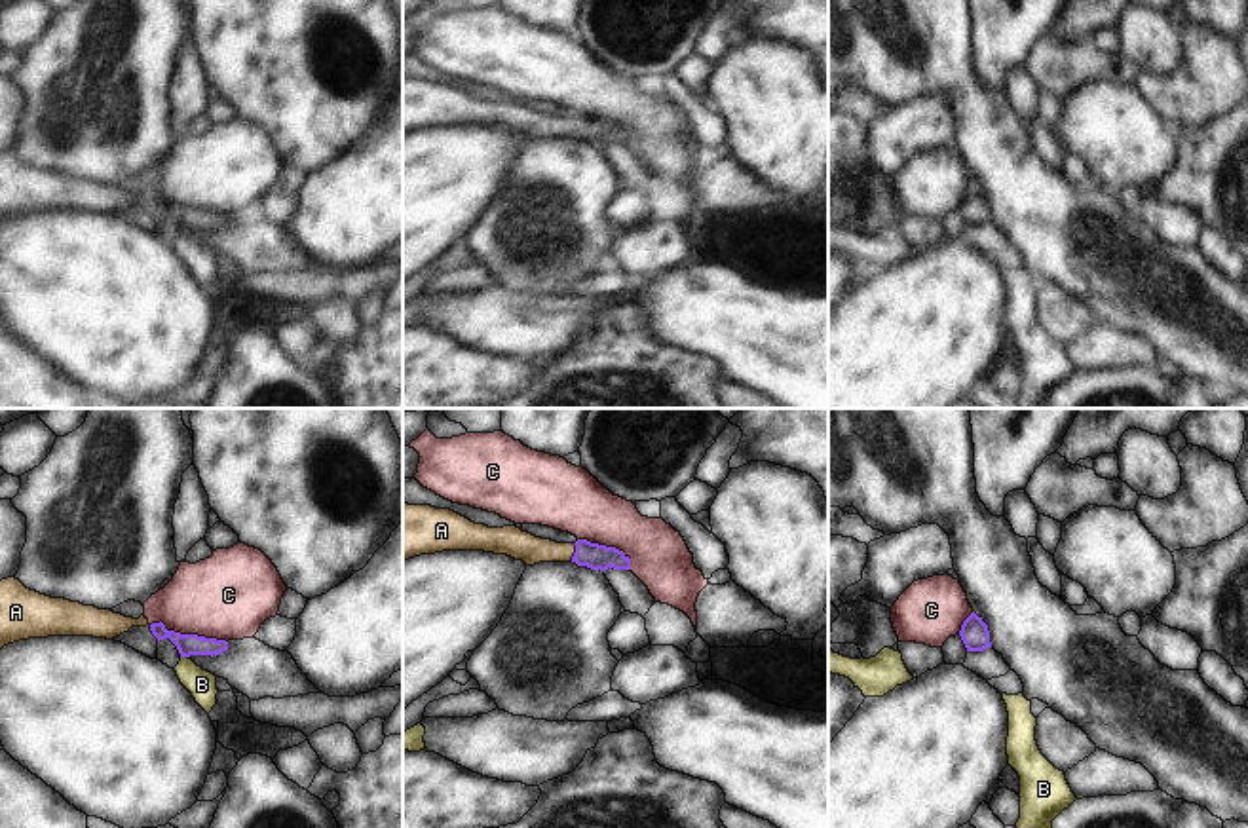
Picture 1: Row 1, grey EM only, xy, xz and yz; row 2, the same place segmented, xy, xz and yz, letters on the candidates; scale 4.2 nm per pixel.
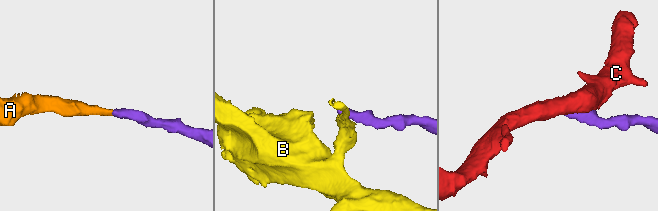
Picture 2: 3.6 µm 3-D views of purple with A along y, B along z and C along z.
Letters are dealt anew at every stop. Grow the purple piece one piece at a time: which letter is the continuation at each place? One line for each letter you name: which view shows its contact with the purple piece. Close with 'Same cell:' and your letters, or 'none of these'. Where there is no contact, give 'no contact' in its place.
A: contact in xz
Same cell: A

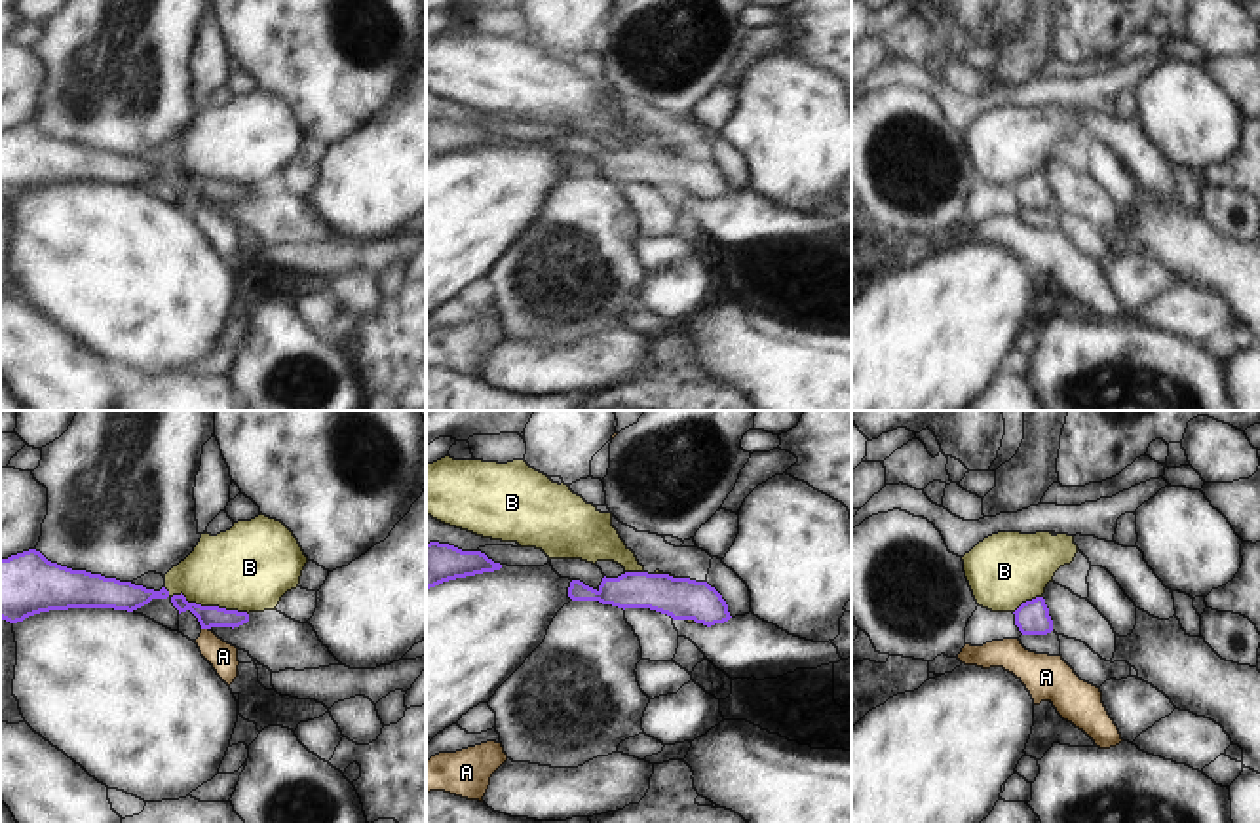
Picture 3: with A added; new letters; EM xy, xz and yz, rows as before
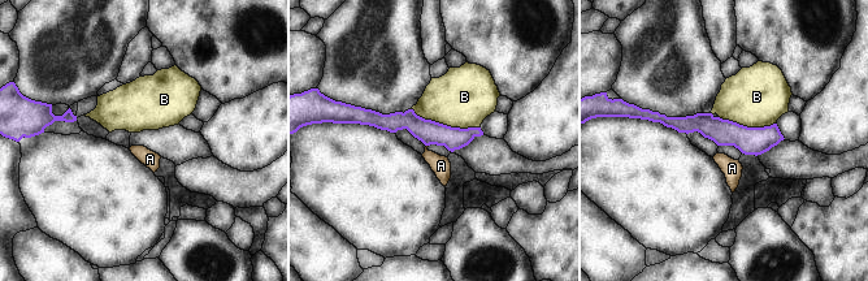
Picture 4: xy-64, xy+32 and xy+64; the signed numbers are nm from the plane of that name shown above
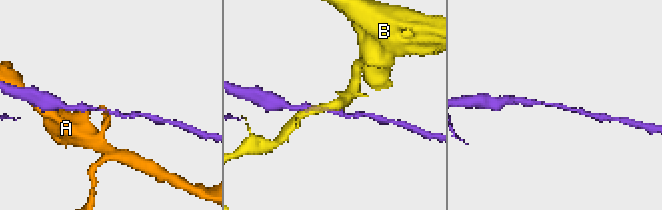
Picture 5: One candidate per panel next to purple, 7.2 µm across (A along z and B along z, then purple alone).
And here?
Same cell: none of these

